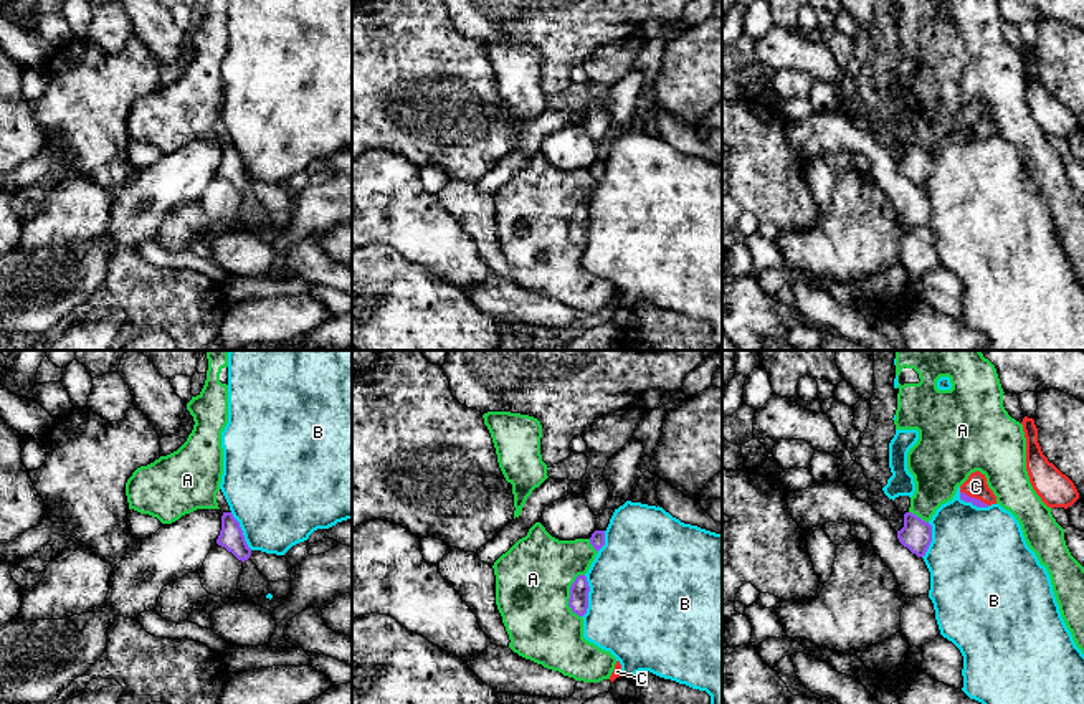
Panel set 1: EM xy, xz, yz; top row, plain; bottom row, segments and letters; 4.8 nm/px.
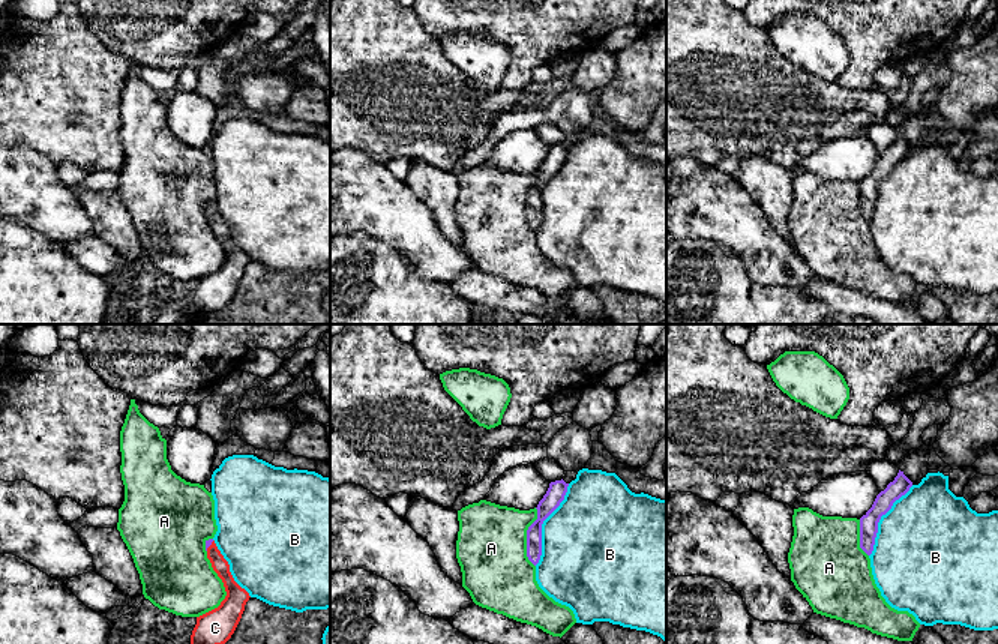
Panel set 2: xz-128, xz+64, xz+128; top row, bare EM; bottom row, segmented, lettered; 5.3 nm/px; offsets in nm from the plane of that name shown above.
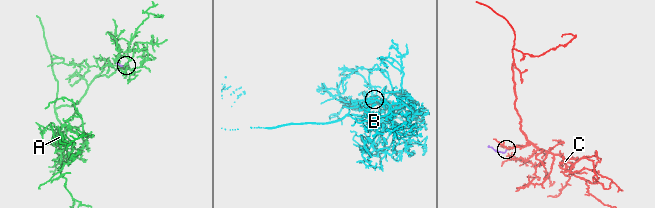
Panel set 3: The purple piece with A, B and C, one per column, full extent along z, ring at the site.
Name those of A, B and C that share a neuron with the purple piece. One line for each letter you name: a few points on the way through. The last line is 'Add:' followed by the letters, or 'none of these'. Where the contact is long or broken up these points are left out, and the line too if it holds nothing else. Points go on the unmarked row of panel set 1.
C: across yz (964, 126), (974, 128), (975, 116)
Add: C

